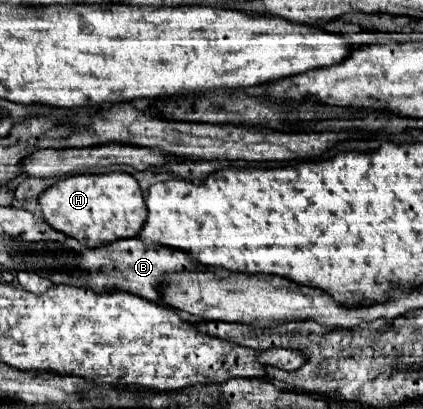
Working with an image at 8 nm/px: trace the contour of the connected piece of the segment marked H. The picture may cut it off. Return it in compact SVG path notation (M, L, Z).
M77 174L59 180L39 196L43 218L59 232L77 238L83 246L95 248L119 238L135 238L147 218L141 188L131 174Z

